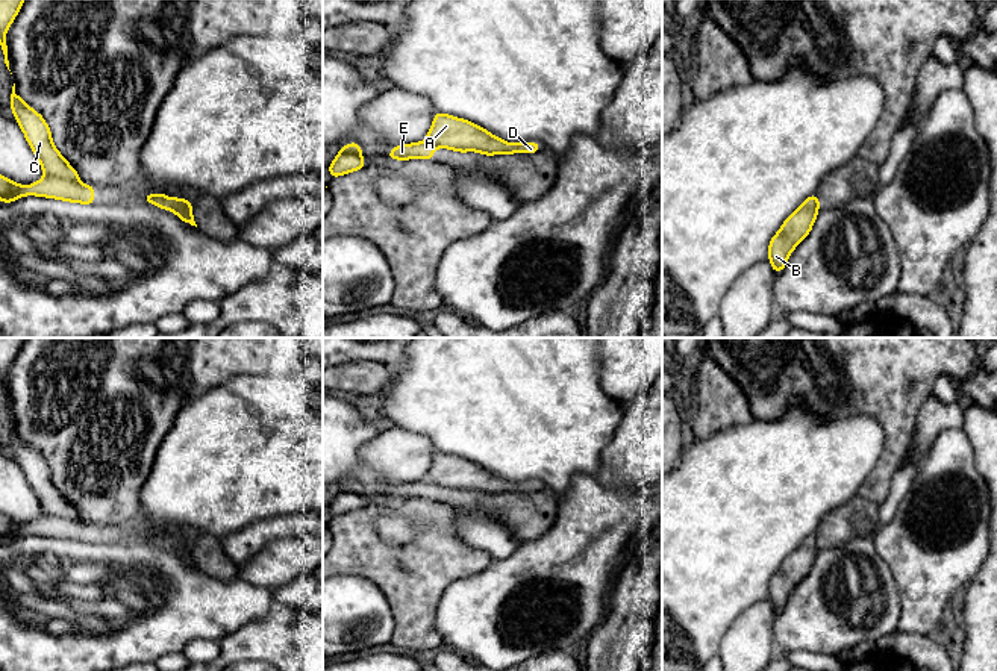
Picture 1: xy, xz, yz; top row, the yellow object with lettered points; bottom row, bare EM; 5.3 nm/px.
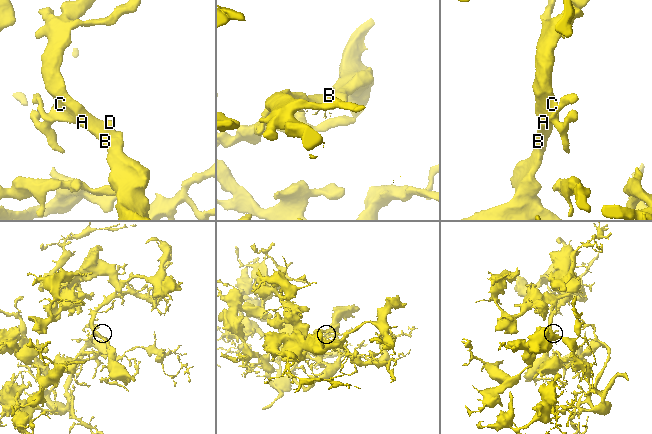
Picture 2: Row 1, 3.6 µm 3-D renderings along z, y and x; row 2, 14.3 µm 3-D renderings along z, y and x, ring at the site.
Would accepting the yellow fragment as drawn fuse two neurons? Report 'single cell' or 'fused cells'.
fused cells

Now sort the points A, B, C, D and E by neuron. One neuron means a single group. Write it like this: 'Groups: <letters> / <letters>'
Groups: A B C D / E

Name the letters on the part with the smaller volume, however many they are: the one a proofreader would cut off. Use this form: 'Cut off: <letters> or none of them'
Cut off: E

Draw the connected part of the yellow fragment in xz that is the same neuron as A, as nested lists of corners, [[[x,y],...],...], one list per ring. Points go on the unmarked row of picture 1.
[[[442,451],[435,453],[424,482],[456,491],[480,491],[486,494],[536,492],[542,488],[538,482],[511,483],[502,480],[468,459]]]

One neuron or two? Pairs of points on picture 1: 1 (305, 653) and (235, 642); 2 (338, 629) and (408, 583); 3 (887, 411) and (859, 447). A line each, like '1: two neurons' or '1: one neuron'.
1: one neuron
2: two neurons
3: two neurons

